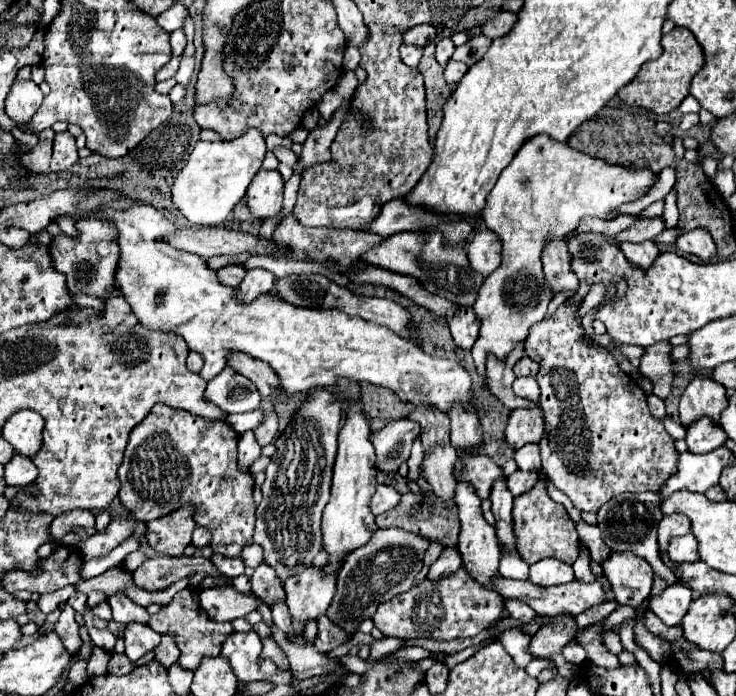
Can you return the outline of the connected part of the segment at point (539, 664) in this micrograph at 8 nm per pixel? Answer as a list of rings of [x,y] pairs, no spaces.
[[[533,659],[525,668],[526,672],[534,678],[537,678],[539,673],[544,669],[556,670],[555,663],[547,659]]]

